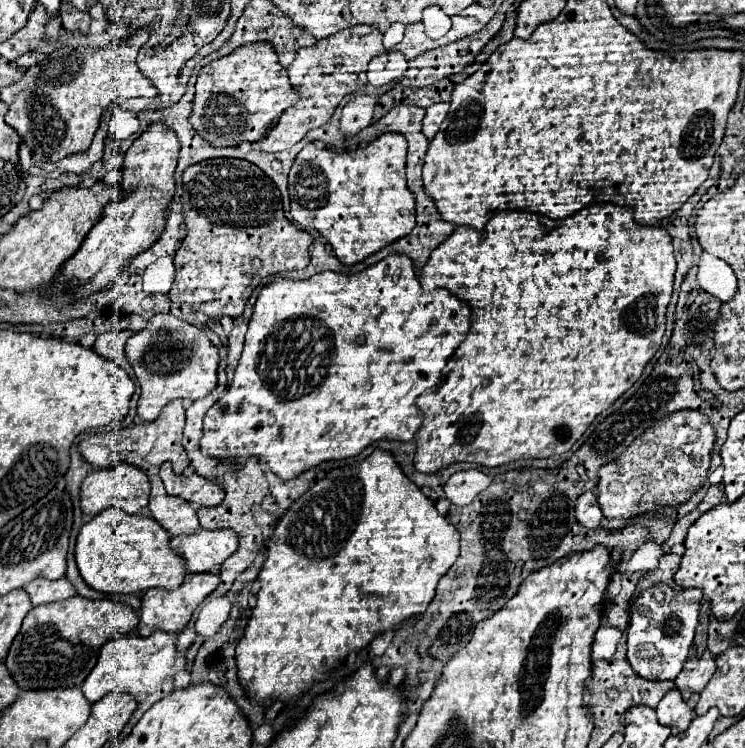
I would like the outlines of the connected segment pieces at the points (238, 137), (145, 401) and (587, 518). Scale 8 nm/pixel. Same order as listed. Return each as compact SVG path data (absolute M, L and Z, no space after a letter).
M246 44L200 70L190 122L196 132L216 148L258 142L278 124L282 112L296 104L296 100L298 94L290 86L288 72L280 66L272 44Z
M156 314L148 320L146 328L134 334L126 344L126 358L134 368L142 394L138 400L138 418L152 422L160 410L176 398L200 400L216 388L218 348L208 336L192 324L178 320L170 314Z
M584 492L576 502L576 520L584 528L598 528L602 520L600 506L596 502L594 492Z

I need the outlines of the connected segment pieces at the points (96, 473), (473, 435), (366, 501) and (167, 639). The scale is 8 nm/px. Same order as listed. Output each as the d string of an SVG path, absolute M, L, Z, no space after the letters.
M118 464L110 470L92 470L80 488L80 508L84 514L96 516L98 512L116 506L124 510L126 514L140 514L148 506L148 496L150 496L150 482L146 472L142 472L136 466L128 464Z
M594 204L588 206L564 220L550 220L548 216L532 214L532 212L500 212L496 214L482 232L476 232L466 226L458 226L454 234L442 242L432 254L430 260L420 270L420 286L424 290L446 288L456 298L470 304L470 332L462 346L450 356L440 382L426 390L416 406L424 414L424 424L416 434L416 456L414 466L418 472L436 474L438 470L454 464L454 462L470 462L486 468L502 466L514 460L530 460L530 458L550 458L554 454L568 452L574 442L586 432L586 428L596 420L600 412L610 408L640 376L644 366L660 348L664 336L664 314L672 296L672 280L676 272L676 260L672 252L672 240L668 232L660 226L640 226L632 218L632 210L614 206L614 204Z
M374 450L358 466L354 466L354 468L350 468L350 466L336 468L336 470L328 472L324 480L312 484L308 488L308 492L304 492L302 498L296 500L288 508L288 512L276 524L274 534L270 536L268 552L266 552L268 556L266 556L266 562L264 562L264 566L258 574L260 590L256 594L256 606L252 608L252 616L248 620L248 626L244 630L244 636L242 636L240 644L236 646L238 680L244 686L246 696L250 698L250 702L258 704L258 706L264 706L268 700L270 702L280 700L280 702L286 702L286 704L294 704L316 682L322 682L324 674L328 670L332 670L338 662L342 662L350 652L358 652L362 648L366 648L382 632L394 630L398 624L406 622L408 618L412 618L416 614L422 614L434 598L434 590L436 590L438 580L450 570L450 566L458 558L458 552L460 552L458 540L460 540L458 530L452 528L452 524L448 522L446 516L438 514L434 504L420 492L420 488L402 474L402 470L396 464L396 460L392 458L392 454L388 454L384 450Z
M154 632L148 638L142 636L118 636L108 640L102 646L102 652L98 656L98 664L88 674L88 678L82 684L84 696L94 704L108 692L120 692L120 694L132 694L132 696L148 696L162 688L164 680L174 674L174 658L176 658L176 646L174 636L166 632Z

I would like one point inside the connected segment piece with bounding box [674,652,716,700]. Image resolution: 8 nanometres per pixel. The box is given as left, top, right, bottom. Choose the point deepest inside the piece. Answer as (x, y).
(697, 671)

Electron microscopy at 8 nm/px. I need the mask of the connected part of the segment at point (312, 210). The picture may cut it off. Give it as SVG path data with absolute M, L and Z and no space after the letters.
M384 134L370 142L366 148L354 152L338 152L330 148L318 150L308 144L304 152L296 156L296 162L288 176L288 190L292 198L292 218L304 228L314 228L332 246L338 260L346 266L358 264L370 254L376 254L384 246L408 236L416 224L414 194L406 186L406 140L400 134Z

